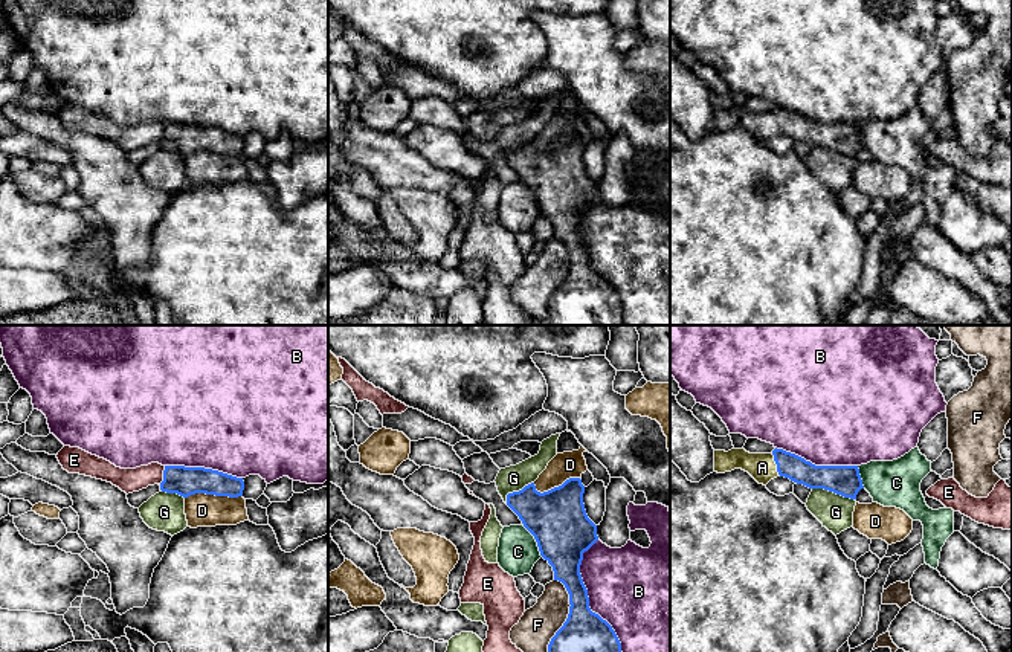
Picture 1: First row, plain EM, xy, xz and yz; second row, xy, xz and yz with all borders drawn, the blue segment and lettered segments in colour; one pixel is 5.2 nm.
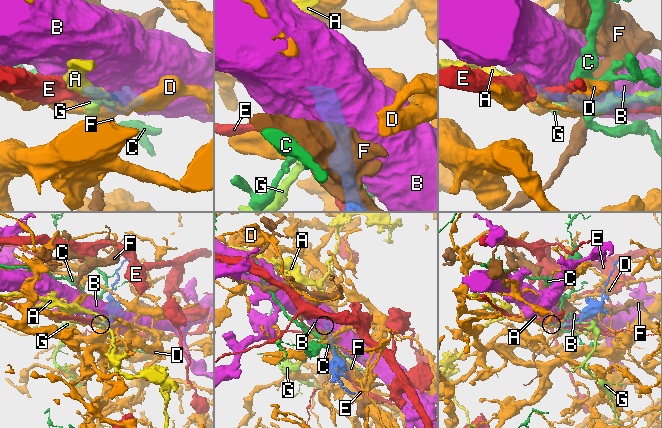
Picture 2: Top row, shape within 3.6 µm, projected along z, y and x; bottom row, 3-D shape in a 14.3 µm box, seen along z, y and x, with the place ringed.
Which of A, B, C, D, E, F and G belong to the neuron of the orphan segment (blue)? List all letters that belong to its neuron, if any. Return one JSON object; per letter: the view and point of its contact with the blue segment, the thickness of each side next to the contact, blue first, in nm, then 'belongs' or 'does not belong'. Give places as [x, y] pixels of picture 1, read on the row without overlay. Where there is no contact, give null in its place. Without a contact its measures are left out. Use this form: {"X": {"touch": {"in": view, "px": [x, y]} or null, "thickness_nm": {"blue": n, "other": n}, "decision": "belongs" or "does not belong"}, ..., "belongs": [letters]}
{"A": {"touch": {"in": "yz", "px": [776, 121]}, "thickness_nm": {"blue": 140, "other": 150}, "decision": "belongs"}, "B": {"touch": {"in": "xz", "px": [588, 263]}, "thickness_nm": {"blue": 380, "other": 440}, "decision": "does not belong"}, "C": {"touch": {"in": "xz", "px": [536, 199]}, "thickness_nm": {"blue": 300, "other": 220}, "decision": "does not belong"}, "D": {"touch": {"in": "xy", "px": [212, 151]}, "thickness_nm": {"blue": 160, "other": 180}, "decision": "does not belong"}, "E": {"touch": {"in": "xy", "px": [164, 133]}, "thickness_nm": {"blue": 160, "other": 130}, "decision": "does not belong"}, "F": {"touch": {"in": "xz", "px": [565, 280]}, "thickness_nm": {"blue": 400, "other": 200}, "decision": "does not belong"}, "G": {"touch": {"in": "yz", "px": [834, 150]}, "thickness_nm": {"blue": 160, "other": 190}, "decision": "does not belong"}, "belongs": ["A"]}

